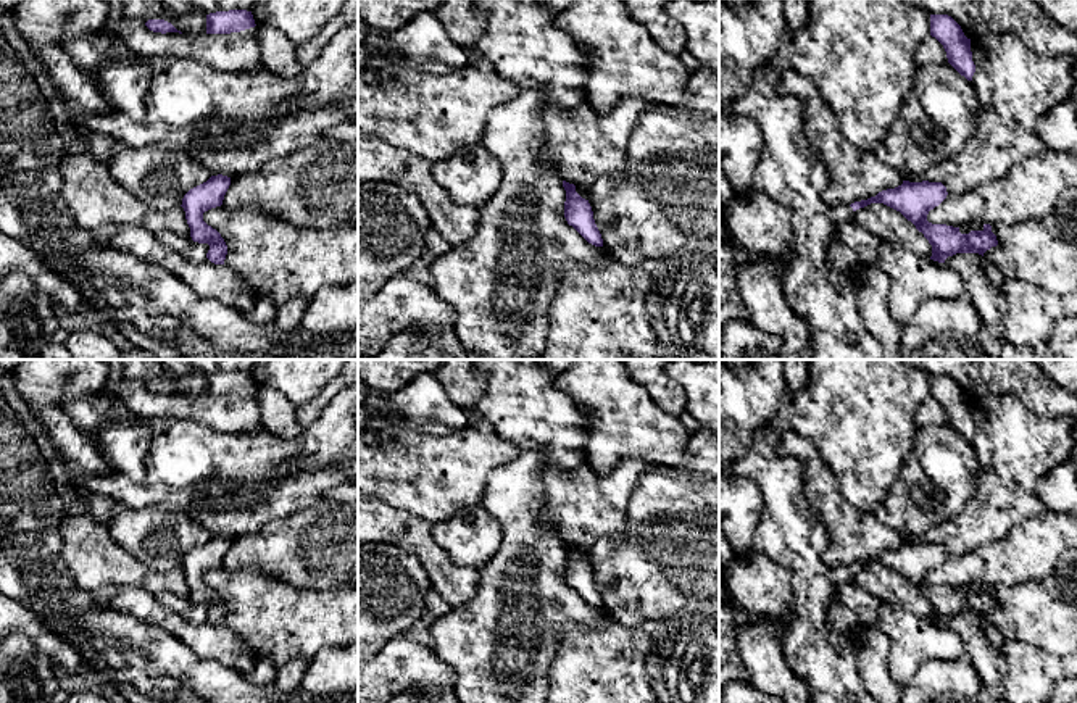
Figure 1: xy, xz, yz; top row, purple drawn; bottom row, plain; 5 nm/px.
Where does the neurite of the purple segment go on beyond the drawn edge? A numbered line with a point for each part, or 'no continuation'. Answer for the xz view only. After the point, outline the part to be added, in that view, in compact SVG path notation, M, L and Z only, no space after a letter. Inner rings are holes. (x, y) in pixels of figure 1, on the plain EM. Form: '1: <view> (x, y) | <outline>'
no continuation

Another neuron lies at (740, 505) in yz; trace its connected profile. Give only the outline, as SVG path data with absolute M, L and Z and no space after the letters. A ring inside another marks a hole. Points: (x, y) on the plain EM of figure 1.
M719 468L719 530L735 558L753 548L753 535L763 518L759 487L745 477L726 476Z

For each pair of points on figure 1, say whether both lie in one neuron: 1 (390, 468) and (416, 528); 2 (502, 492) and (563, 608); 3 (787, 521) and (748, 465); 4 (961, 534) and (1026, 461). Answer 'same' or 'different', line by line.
1: different
2: same
3: same
4: same

